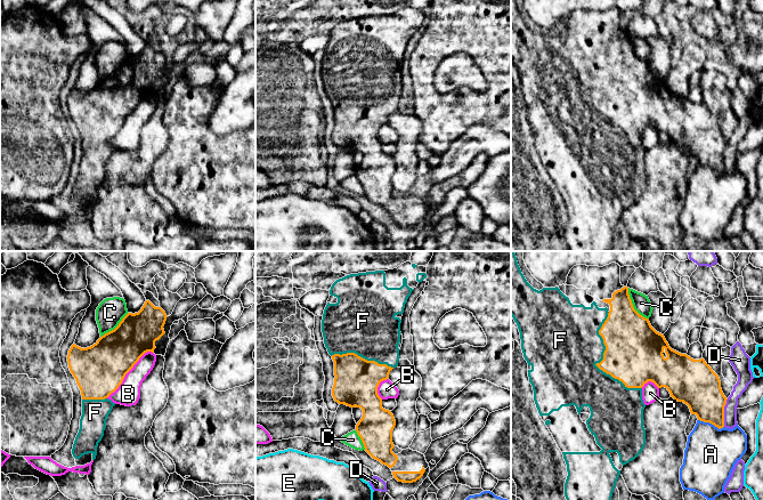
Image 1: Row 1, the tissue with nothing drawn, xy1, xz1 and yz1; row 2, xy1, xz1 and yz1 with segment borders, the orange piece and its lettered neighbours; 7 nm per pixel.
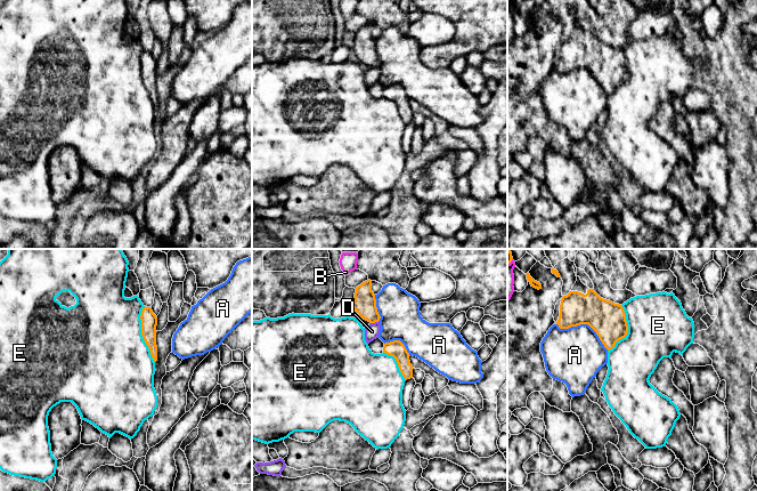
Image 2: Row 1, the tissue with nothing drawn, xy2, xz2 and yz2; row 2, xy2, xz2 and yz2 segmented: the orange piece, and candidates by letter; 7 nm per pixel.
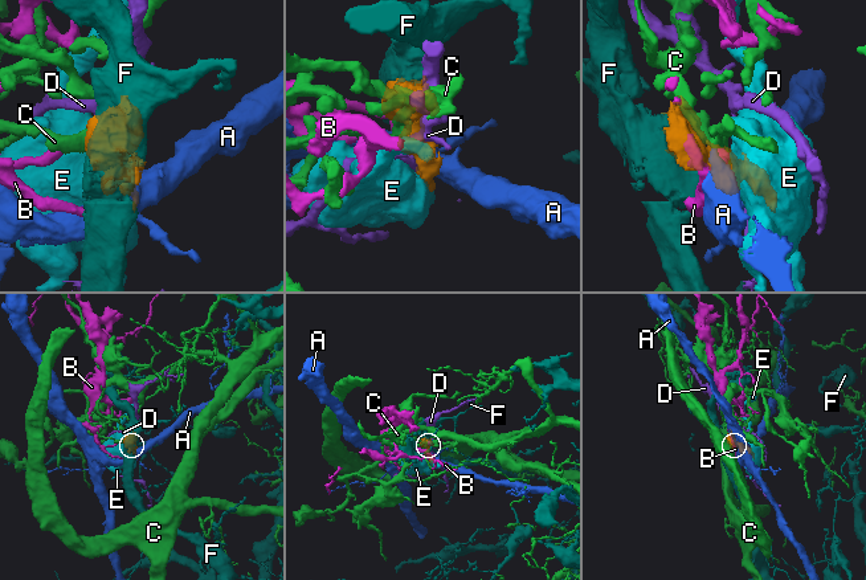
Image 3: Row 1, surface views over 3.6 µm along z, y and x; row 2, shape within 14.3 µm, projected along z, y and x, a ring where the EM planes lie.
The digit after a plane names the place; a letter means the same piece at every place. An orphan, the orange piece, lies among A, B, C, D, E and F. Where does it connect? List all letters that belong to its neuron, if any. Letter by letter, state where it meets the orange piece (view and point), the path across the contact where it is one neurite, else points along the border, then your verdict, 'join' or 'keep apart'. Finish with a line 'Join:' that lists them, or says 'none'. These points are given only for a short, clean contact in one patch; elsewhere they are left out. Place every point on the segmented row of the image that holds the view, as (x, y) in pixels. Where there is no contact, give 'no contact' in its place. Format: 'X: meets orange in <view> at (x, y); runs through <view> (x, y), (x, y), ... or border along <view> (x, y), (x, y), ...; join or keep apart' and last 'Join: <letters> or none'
A: meets orange in yz2 at (584, 323); keep apart
B: meets orange in xy1 at (128, 371); keep apart
C: meets orange in yz1 at (632, 305); keep apart
D: meets orange in yz1 at (723, 412); border along yz1 (728, 398), (724, 405), (723, 426); keep apart
E: meets orange in xy2 at (141, 332); border along xy2 (144, 306), (140, 313), (140, 335), (153, 357); keep apart
F: meets orange in yz1 at (600, 362); join
Join: F

